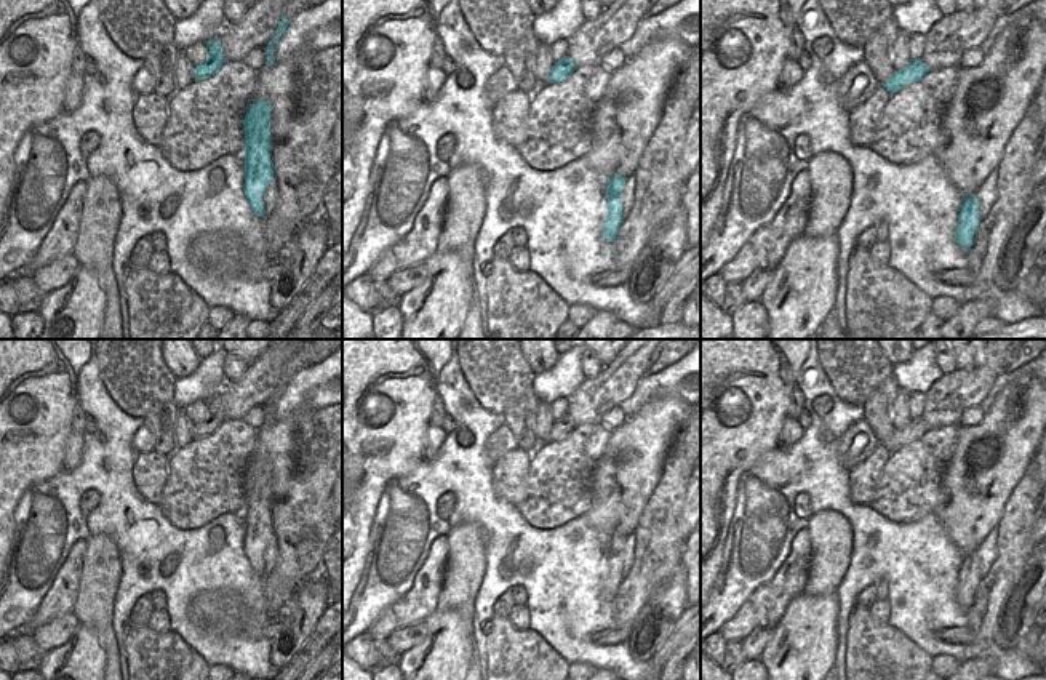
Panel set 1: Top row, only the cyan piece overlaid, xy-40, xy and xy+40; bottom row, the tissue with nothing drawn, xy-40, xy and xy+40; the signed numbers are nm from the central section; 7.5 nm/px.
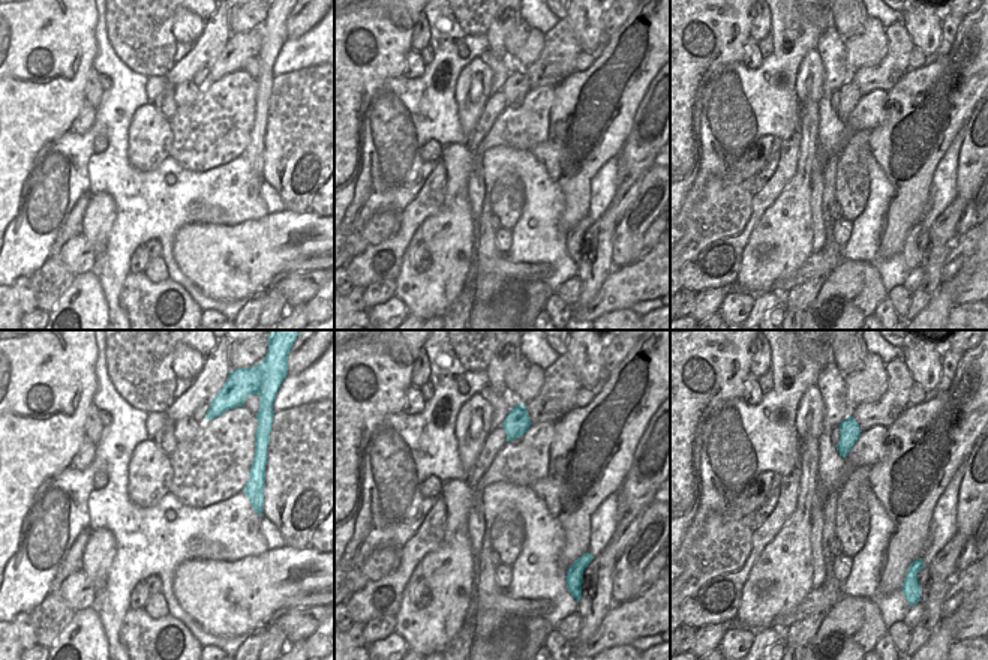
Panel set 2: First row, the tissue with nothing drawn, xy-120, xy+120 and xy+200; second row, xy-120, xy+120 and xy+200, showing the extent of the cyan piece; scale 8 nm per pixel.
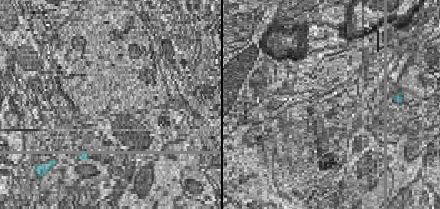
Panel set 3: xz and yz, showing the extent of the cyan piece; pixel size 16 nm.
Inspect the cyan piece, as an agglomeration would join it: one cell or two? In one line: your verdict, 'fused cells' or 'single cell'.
fused cells

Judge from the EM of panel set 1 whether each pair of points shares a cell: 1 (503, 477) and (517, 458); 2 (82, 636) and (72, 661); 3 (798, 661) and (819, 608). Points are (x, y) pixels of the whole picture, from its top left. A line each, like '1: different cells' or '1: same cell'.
1: same cell
2: same cell
3: same cell

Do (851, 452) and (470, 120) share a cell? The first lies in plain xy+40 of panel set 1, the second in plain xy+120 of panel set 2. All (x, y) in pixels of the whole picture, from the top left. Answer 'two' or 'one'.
one

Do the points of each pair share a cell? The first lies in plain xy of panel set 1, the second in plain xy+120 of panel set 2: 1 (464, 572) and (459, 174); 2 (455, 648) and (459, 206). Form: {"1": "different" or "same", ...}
{"1": "same", "2": "same"}

